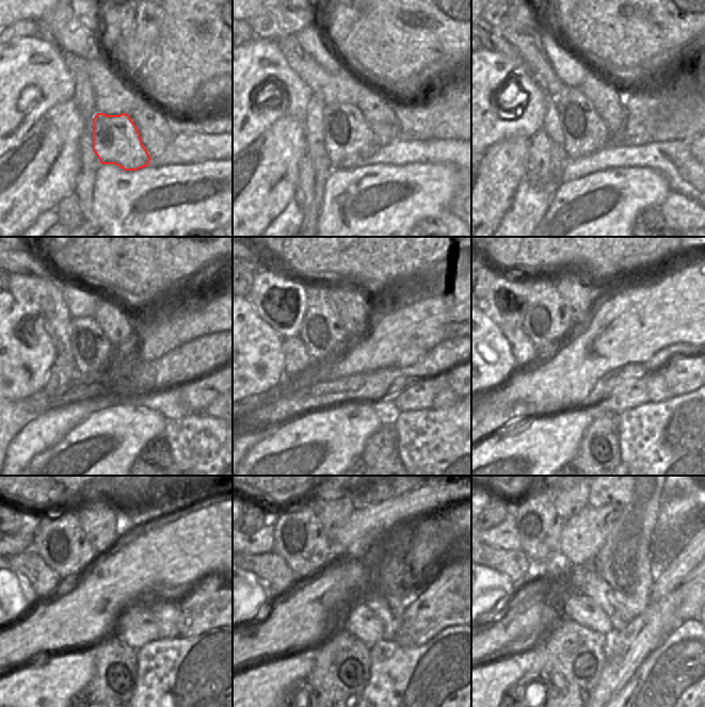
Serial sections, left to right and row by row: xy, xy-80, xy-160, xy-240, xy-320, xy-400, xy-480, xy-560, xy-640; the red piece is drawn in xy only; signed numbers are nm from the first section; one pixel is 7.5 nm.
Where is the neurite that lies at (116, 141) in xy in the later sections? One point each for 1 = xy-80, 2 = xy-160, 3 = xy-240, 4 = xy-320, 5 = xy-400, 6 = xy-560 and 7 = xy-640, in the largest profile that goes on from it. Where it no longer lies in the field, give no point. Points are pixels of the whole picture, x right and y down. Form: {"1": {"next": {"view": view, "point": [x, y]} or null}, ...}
{"1": {"next": {"view": "xy-80", "point": [349, 141]}}, "2": {"next": {"view": "xy-160", "point": [586, 132]}}, "3": {"next": {"view": "xy-240", "point": [96, 358]}}, "4": {"next": {"view": "xy-320", "point": [322, 332]}}, "5": {"next": {"view": "xy-400", "point": [548, 323]}}, "6": {"next": {"view": "xy-560", "point": [300, 539]}}, "7": {"next": {"view": "xy-640", "point": [539, 525]}}}

